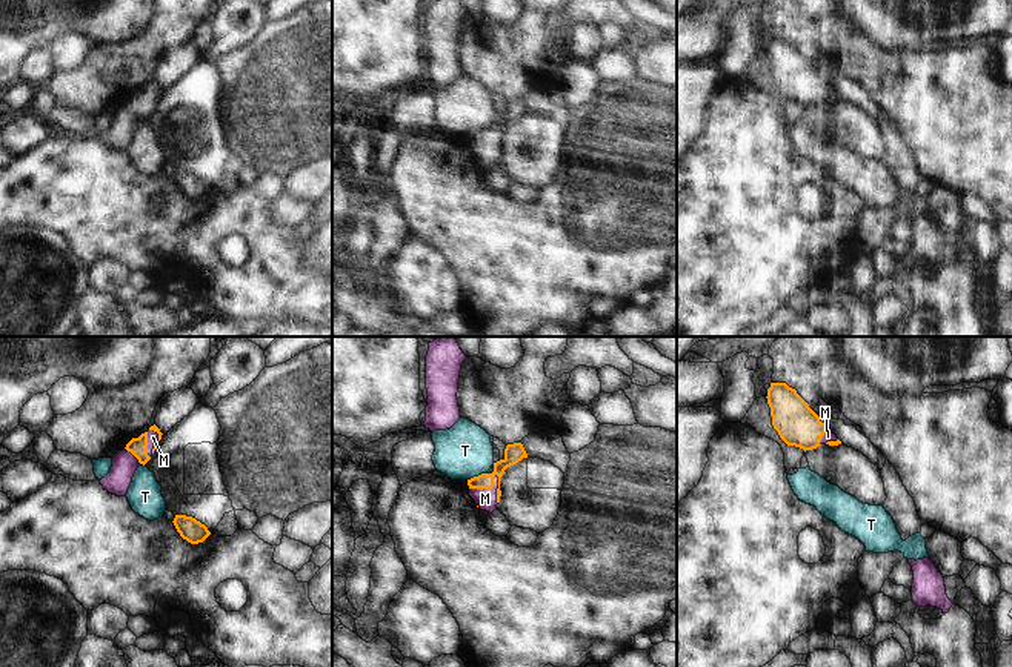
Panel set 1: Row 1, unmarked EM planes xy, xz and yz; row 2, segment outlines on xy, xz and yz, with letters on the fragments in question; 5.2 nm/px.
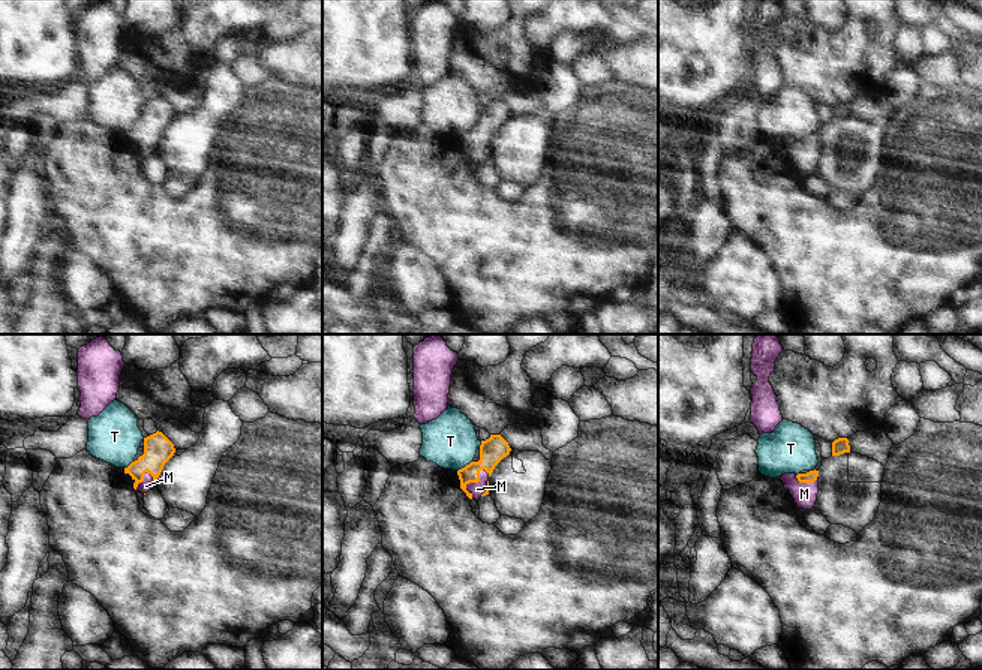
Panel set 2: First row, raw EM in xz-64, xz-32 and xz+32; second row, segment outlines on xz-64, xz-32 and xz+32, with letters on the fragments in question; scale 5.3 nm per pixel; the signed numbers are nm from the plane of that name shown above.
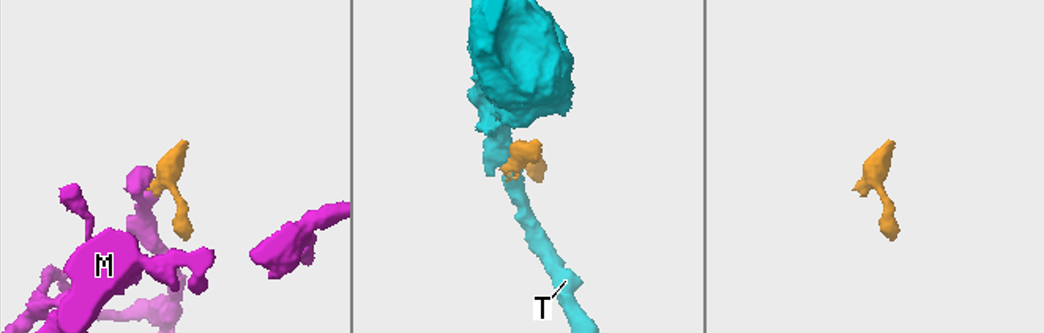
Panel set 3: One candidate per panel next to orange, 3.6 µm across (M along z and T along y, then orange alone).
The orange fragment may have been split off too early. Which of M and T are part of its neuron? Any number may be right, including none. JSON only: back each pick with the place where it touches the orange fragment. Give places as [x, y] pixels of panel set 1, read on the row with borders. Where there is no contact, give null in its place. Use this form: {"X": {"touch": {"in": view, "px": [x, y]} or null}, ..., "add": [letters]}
{"M": {"touch": {"in": "xz", "px": [488, 487]}}, "add": ["M"]}

